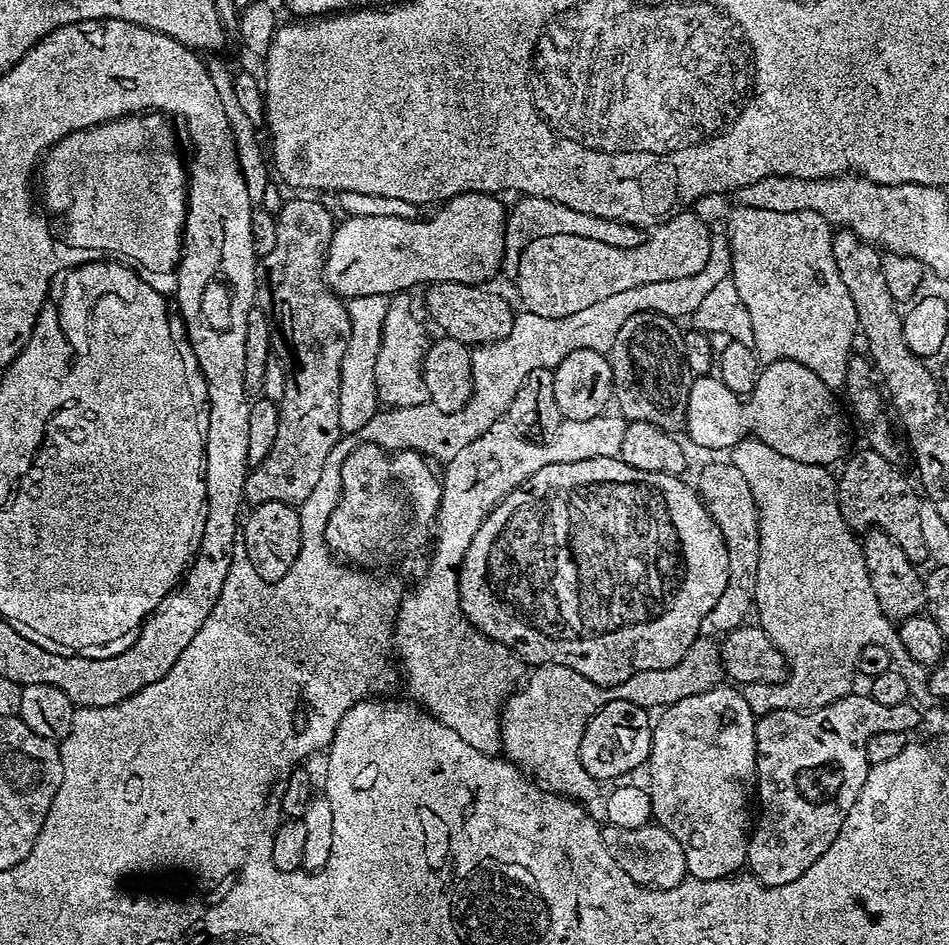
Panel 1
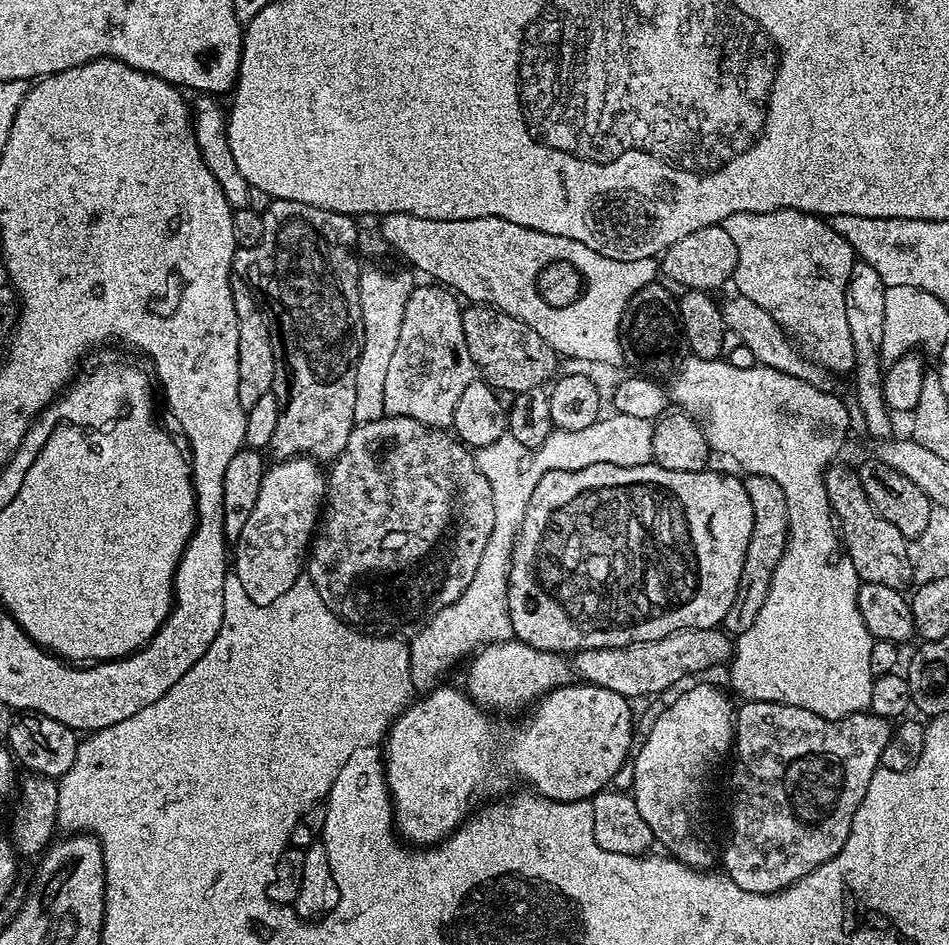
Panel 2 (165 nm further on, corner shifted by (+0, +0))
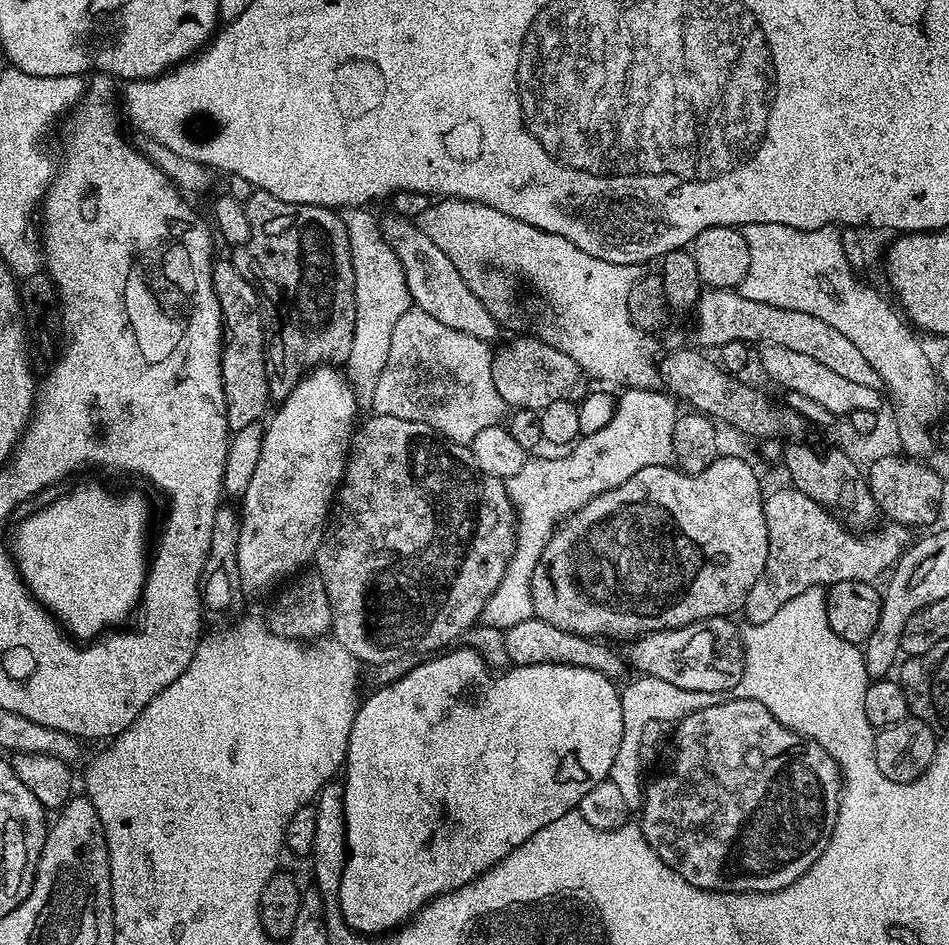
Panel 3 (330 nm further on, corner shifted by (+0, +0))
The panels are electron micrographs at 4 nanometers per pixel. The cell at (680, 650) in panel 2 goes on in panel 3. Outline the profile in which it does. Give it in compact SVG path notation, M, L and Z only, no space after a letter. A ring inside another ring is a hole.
M530 619L518 622L516 626L503 629L509 665L518 664L569 664L582 666L586 670L598 670L598 674L609 678L617 678L626 669L626 660L612 648L606 648L599 639L590 636L579 636L566 630L558 630L558 626L550 626L545 620Z

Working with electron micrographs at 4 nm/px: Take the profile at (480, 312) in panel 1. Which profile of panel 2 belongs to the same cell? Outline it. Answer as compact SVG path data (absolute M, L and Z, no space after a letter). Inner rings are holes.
M472 304L463 309L463 314L462 330L466 334L466 346L470 350L470 356L476 363L477 369L482 373L483 379L493 388L501 393L525 392L531 388L547 385L557 375L557 352L544 341L542 334L538 334L532 329L532 325L487 304Z

